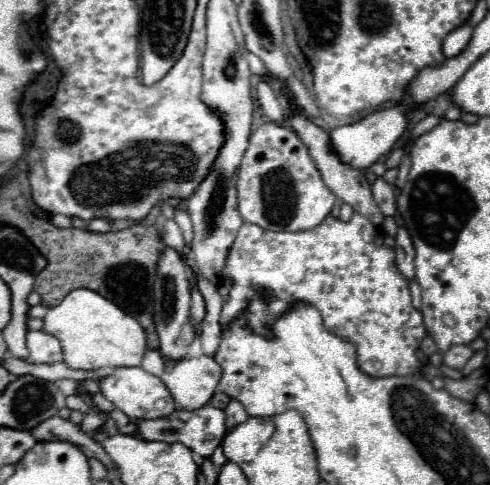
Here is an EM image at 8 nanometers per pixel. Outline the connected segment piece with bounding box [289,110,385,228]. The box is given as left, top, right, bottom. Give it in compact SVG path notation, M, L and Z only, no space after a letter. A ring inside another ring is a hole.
M295 110L293 118L289 118L289 124L291 124L291 128L297 132L297 136L303 140L303 144L309 148L309 154L311 154L311 158L313 158L317 170L321 172L325 186L327 186L341 202L349 204L355 212L363 214L363 216L369 218L375 226L381 228L385 216L381 214L381 210L377 208L377 204L375 204L375 200L373 200L373 196L371 196L371 186L369 186L369 182L367 182L367 178L365 178L365 172L343 164L343 162L337 158L337 154L333 154L333 152L329 150L329 134L327 134L325 130L321 130L319 126L315 126L301 110Z

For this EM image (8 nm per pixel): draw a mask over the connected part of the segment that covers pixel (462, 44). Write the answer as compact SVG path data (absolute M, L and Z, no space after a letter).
M463 24L461 28L455 28L443 42L443 54L447 58L459 56L467 48L467 44L471 40L471 34L473 34L473 28L469 24Z

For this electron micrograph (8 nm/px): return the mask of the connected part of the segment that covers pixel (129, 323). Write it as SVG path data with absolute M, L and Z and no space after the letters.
M77 288L69 292L59 306L49 308L49 312L43 318L43 332L49 332L61 342L65 364L73 370L95 370L103 366L139 366L143 360L143 354L147 350L145 330L137 322L135 316L125 314L119 306L105 300L101 294L89 290L89 288Z

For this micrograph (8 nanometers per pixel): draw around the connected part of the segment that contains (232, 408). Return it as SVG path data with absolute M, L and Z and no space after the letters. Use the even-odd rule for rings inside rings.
M231 398L231 402L227 404L225 414L227 414L227 428L229 428L229 430L233 430L237 424L241 424L241 422L245 422L245 420L249 418L249 414L247 414L245 408L241 406L241 402L239 402L239 400L233 400L233 398Z

